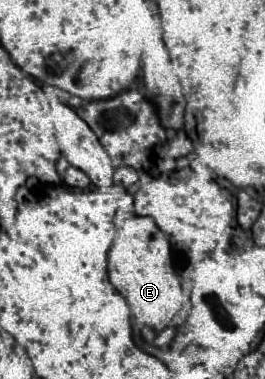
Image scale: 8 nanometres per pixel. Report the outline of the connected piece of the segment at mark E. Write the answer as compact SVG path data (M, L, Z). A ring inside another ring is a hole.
M126 218L126 222L114 238L108 256L108 272L110 282L126 298L136 320L152 328L154 332L162 332L164 328L168 328L172 318L182 308L184 292L178 274L170 266L170 246L166 236L156 228L152 218Z

